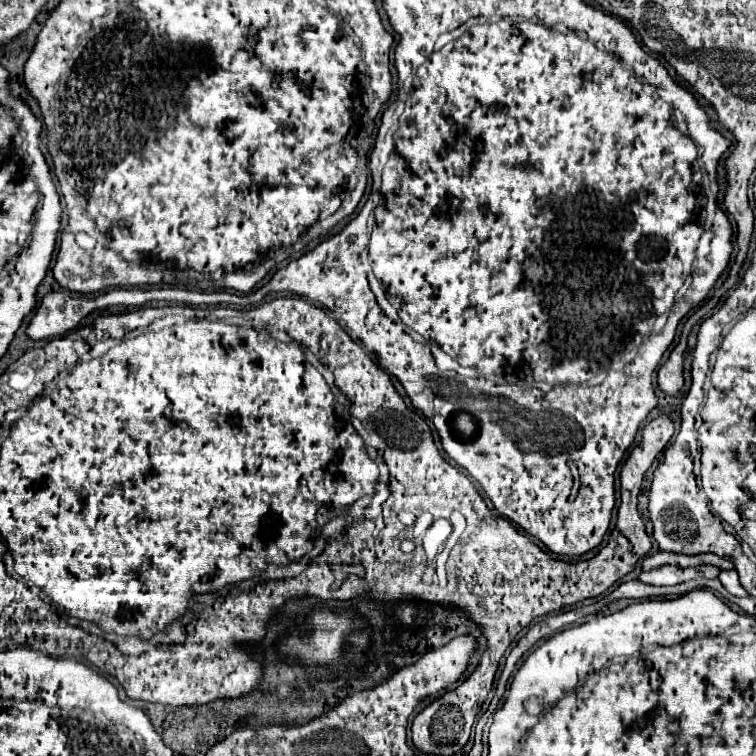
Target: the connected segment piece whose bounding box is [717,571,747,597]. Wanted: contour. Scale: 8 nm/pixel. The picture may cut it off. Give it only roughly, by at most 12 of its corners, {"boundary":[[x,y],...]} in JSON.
{"boundary":[[721,571],[717,579],[731,595],[745,597],[737,571]]}

